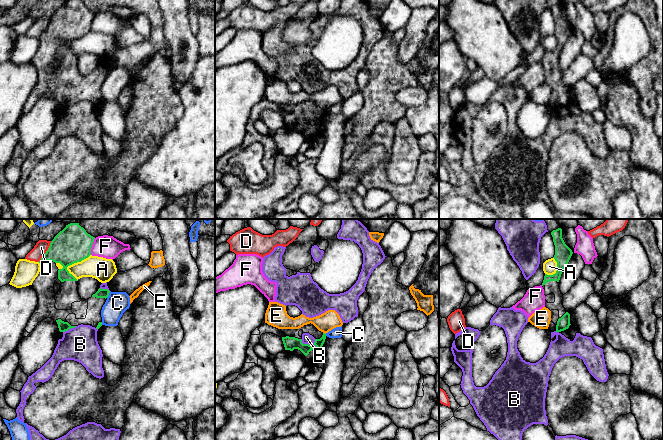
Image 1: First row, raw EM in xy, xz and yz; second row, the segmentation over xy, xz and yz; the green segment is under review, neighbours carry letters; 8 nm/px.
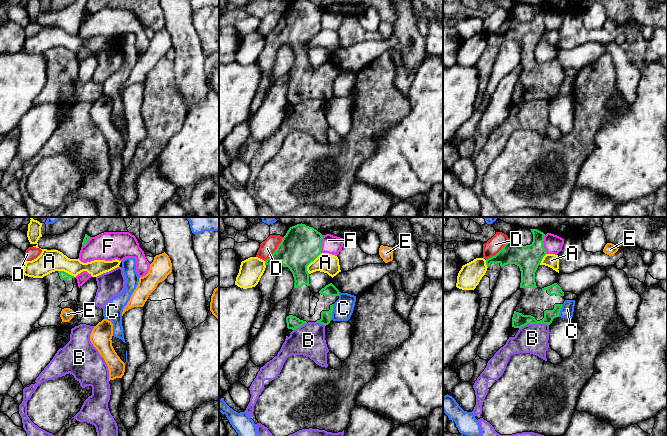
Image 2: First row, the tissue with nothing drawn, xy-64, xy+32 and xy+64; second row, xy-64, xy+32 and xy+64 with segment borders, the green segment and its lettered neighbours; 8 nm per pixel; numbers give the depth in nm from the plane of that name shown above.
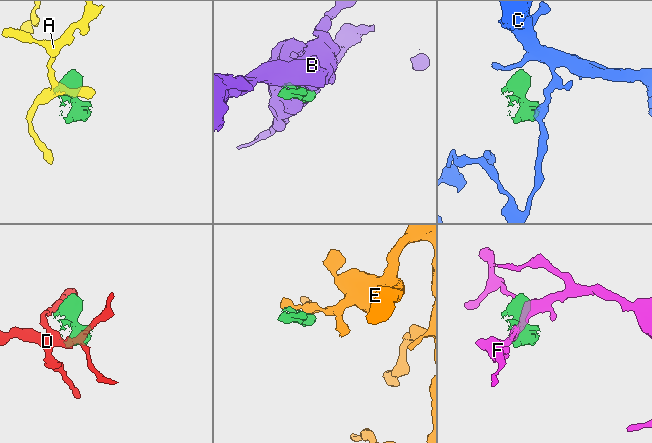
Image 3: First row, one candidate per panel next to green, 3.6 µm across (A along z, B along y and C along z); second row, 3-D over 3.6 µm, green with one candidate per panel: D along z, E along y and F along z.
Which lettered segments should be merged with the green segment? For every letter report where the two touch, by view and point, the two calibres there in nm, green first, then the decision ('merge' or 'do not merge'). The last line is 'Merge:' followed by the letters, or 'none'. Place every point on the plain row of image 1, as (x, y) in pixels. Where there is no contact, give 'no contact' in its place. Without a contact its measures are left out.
A: meets green in xy at (72, 39); 300 nm thick on the green side, 190 nm on the other; do not merge
B: meets green in xz at (308, 120); 110 nm thick on the green side, 80 nm on the other; do not merge
C: meets green in xy at (108, 71); 80 nm thick on the green side, 180 nm on the other; do not merge
D: meets green in xy at (46, 27); 300 nm thick on the green side, 100 nm on the other; do not merge
E: meets green in xz at (324, 109); 70 nm thick on the green side, 150 nm on the other; do not merge
F: meets green in xy at (91, 22); 300 nm thick on the green side, 180 nm on the other; do not merge
Merge: none

